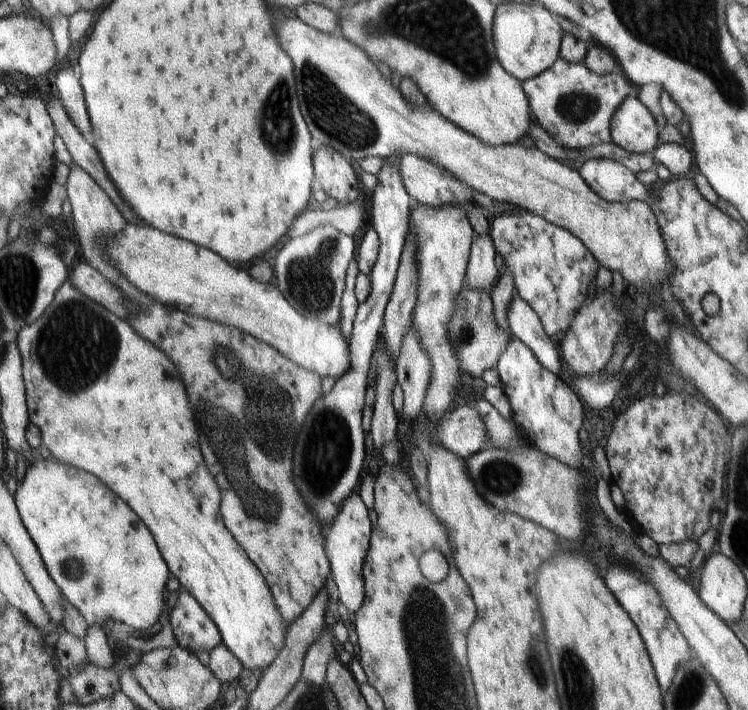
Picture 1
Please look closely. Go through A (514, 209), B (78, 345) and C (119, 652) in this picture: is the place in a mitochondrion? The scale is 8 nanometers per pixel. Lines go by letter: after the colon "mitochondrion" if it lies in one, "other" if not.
A: other
B: mitochondrion
C: other

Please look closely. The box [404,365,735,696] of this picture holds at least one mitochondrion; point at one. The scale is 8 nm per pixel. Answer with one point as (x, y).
(496, 477)

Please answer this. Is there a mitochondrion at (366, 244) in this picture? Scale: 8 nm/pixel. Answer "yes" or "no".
no

